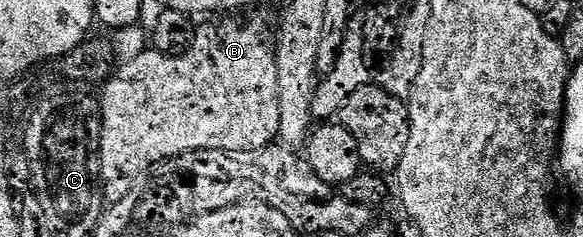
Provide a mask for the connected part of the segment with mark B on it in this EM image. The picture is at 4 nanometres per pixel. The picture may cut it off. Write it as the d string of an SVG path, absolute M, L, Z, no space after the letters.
M222 21L219 25L206 25L194 34L194 42L190 47L177 55L159 51L145 51L135 58L126 61L125 72L121 80L114 81L106 92L106 133L102 142L102 156L105 161L106 196L111 202L118 201L127 195L129 188L139 178L145 178L153 165L161 161L169 162L181 156L182 153L196 151L197 149L220 149L227 153L249 153L253 149L262 149L271 144L279 136L280 131L280 88L277 83L277 55L275 46L266 42L262 29L258 25L241 25L238 21Z

